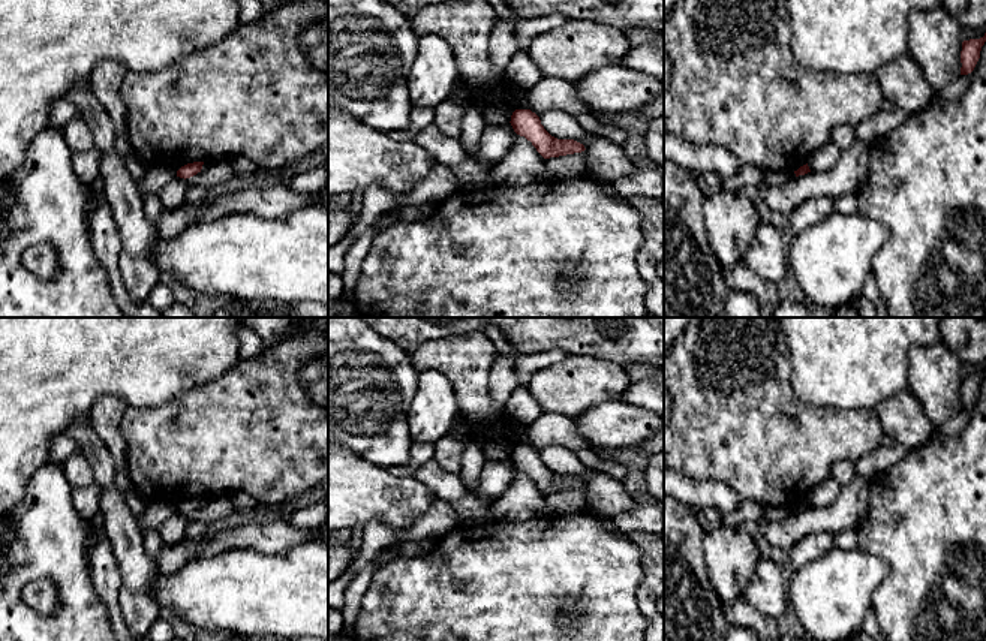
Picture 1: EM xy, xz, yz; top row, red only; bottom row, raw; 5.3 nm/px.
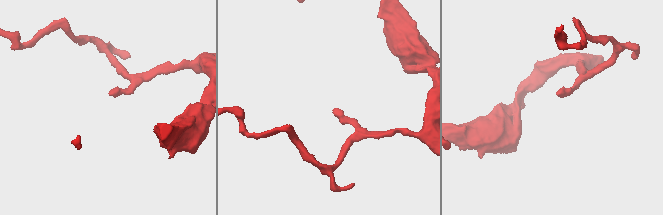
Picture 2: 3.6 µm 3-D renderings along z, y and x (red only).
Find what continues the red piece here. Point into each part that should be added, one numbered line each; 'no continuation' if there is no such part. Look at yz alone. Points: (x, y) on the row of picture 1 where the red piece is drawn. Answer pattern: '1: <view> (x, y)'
no continuation

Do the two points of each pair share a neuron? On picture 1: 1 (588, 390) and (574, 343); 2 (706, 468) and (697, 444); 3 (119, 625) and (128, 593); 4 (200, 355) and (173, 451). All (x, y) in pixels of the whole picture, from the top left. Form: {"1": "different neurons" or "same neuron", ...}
{"1": "different neurons", "2": "same neuron", "3": "different neurons", "4": "different neurons"}

